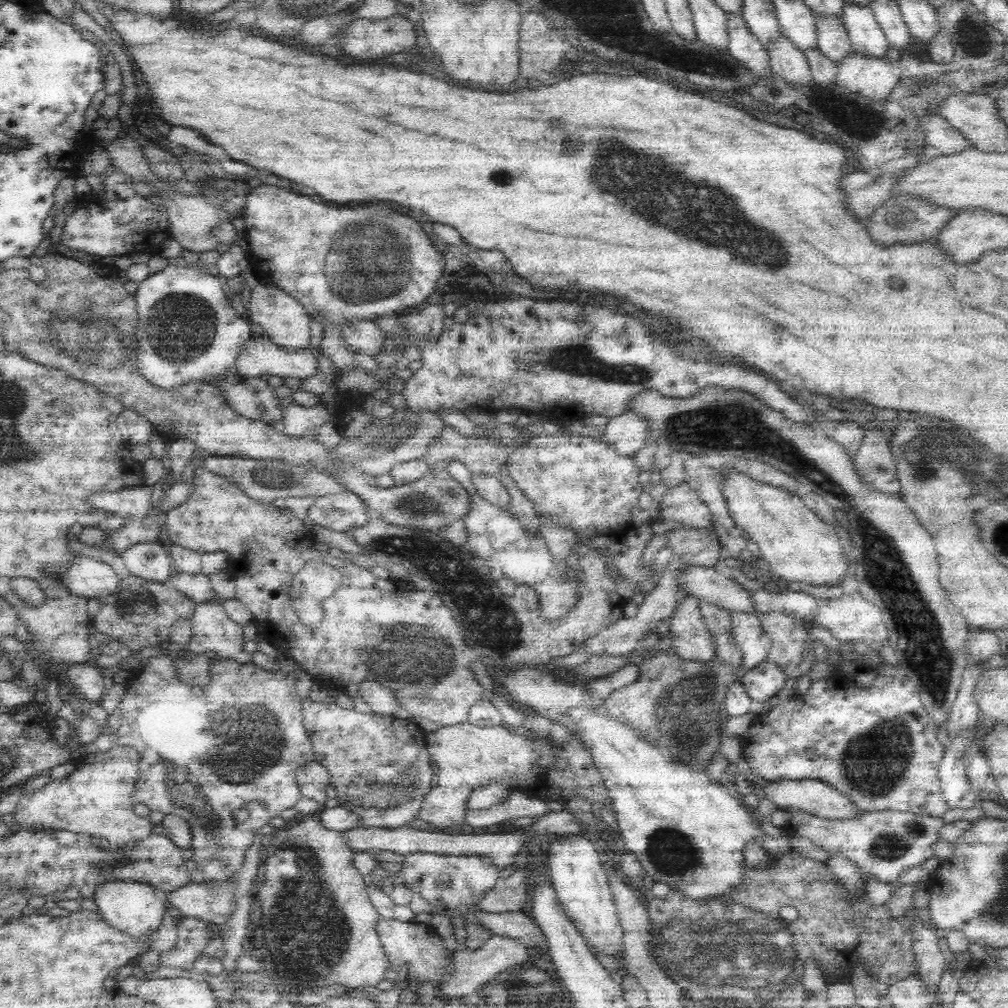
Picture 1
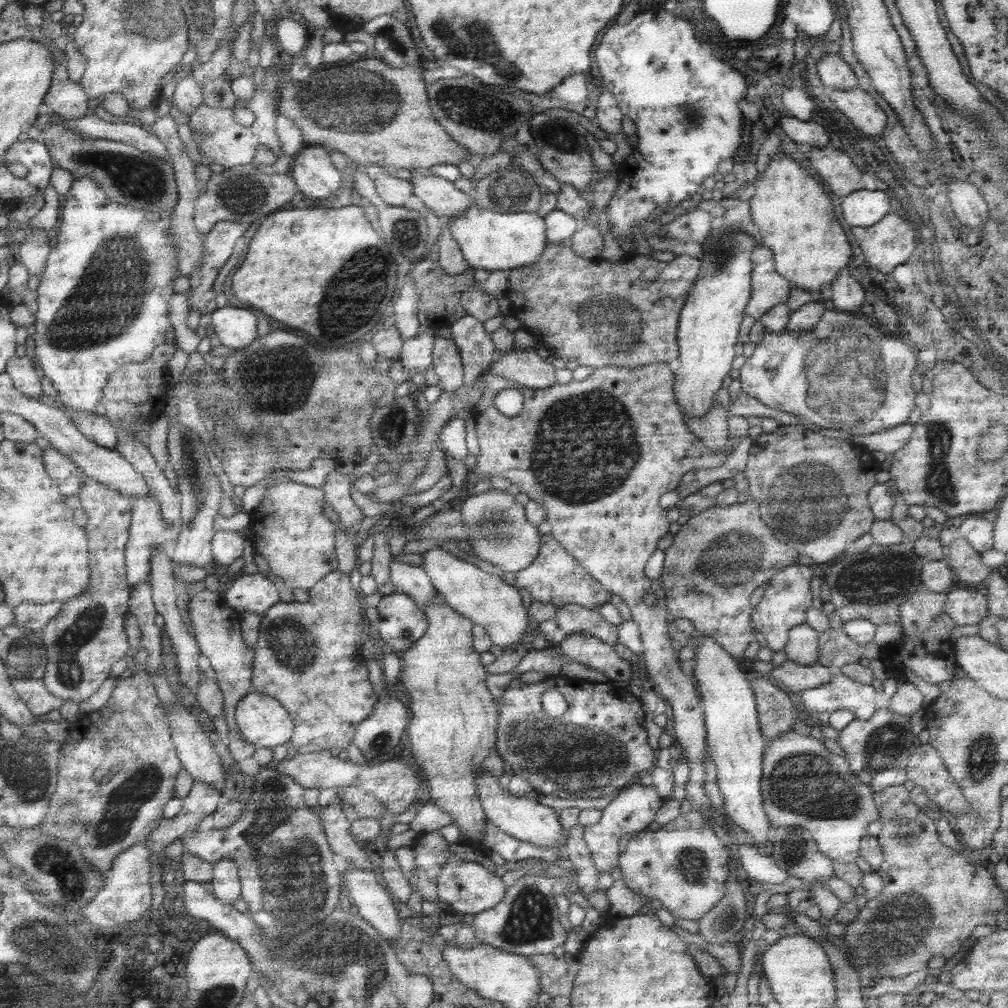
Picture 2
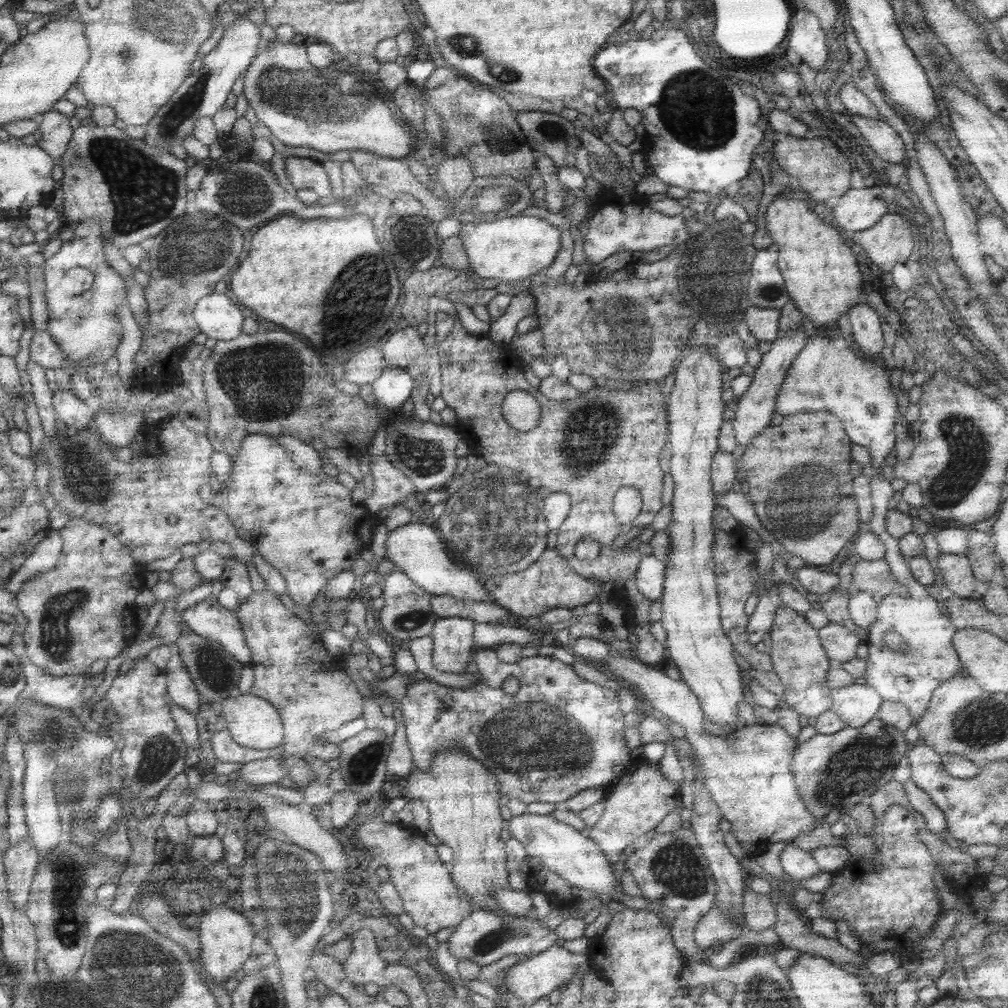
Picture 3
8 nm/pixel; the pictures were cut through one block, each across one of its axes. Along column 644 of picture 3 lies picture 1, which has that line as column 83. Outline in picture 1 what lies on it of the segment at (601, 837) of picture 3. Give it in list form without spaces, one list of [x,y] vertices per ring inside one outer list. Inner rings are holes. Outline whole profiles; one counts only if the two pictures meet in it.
[[[130,746],[114,748],[114,754],[90,758],[90,762],[84,762],[64,782],[52,780],[40,792],[20,798],[20,804],[14,810],[16,816],[12,818],[12,822],[18,822],[16,830],[30,830],[36,824],[34,832],[68,830],[76,832],[78,836],[100,836],[102,840],[110,842],[110,848],[146,840],[148,836],[152,836],[154,824],[148,818],[136,816],[136,804],[132,804],[140,760],[142,756]]]

